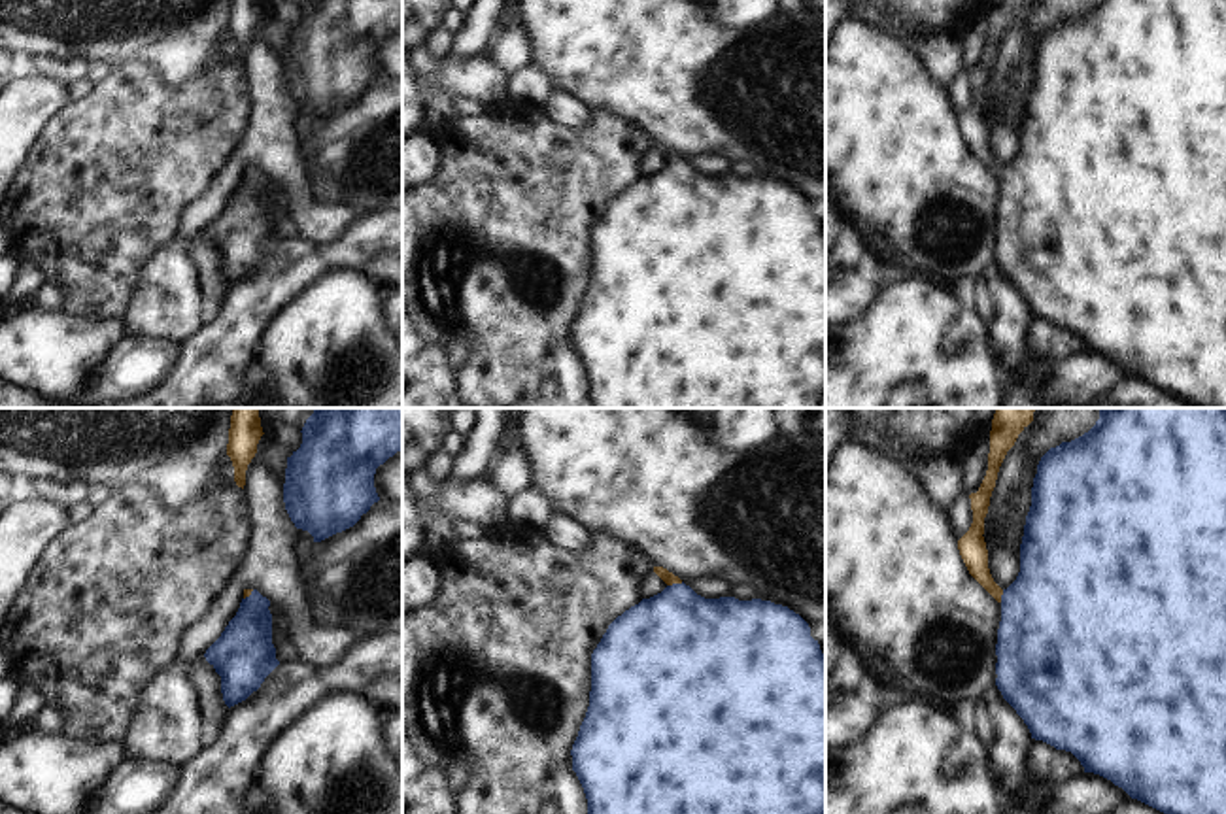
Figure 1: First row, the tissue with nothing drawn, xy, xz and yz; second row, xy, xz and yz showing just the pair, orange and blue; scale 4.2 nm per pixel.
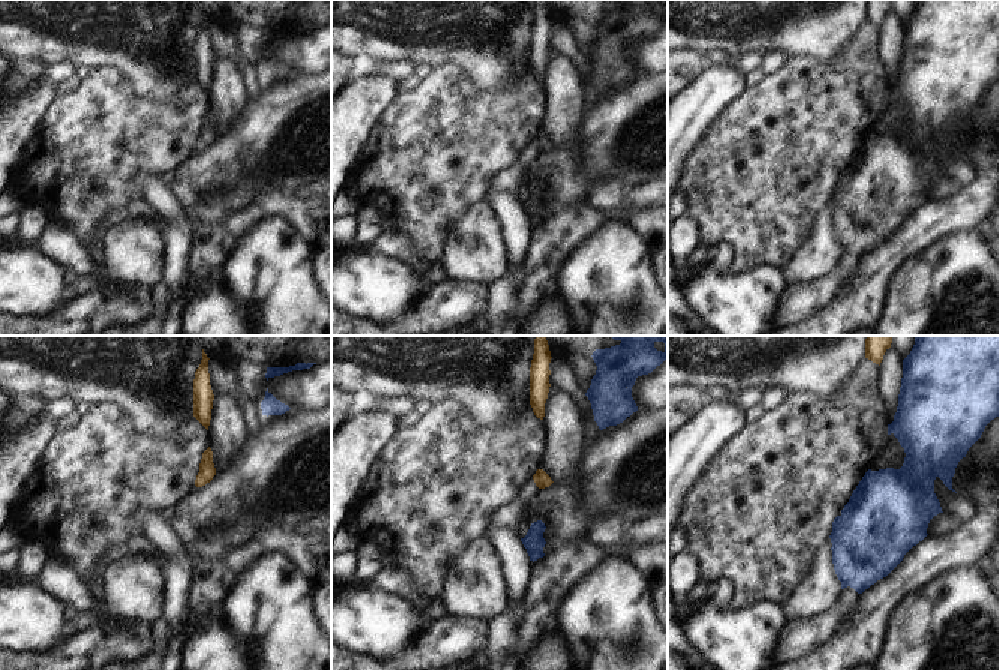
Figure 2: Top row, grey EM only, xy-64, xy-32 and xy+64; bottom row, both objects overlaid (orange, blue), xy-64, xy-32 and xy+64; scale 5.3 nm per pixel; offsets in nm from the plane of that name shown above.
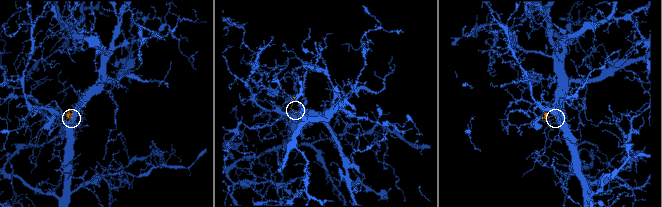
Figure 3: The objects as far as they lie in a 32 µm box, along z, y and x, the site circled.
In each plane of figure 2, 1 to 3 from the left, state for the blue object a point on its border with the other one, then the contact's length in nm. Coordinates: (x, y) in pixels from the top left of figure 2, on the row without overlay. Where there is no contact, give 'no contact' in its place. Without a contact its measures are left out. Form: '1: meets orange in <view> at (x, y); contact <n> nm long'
1: no contact
2: no contact
3: no contact

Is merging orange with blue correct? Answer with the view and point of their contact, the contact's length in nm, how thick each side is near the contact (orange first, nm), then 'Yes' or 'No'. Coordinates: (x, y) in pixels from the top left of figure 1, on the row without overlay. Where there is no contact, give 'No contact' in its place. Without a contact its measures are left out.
Touches orange at xz (675, 159). Shared border 70 nm. Thickness 60 nm (orange) against 440 nm. Yes

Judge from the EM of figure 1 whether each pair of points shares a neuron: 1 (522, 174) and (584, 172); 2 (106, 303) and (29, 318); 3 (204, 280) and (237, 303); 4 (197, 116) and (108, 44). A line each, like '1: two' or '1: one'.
1: one
2: two
3: two
4: two

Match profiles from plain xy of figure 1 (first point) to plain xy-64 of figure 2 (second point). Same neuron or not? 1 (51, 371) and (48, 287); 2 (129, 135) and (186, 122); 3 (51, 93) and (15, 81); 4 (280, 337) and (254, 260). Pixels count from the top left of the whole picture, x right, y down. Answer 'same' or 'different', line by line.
1: same
2: same
3: different
4: same

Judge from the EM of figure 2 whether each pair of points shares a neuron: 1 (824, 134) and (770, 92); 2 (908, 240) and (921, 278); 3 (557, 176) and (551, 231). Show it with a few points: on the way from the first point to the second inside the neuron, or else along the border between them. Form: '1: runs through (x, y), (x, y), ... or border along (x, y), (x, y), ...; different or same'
1: runs through (810, 120), (806, 120), (792, 107), (783, 105); same
2: border along (944, 236), (909, 257), (890, 281); different
3: border along (584, 201), (557, 210), (545, 219); different

